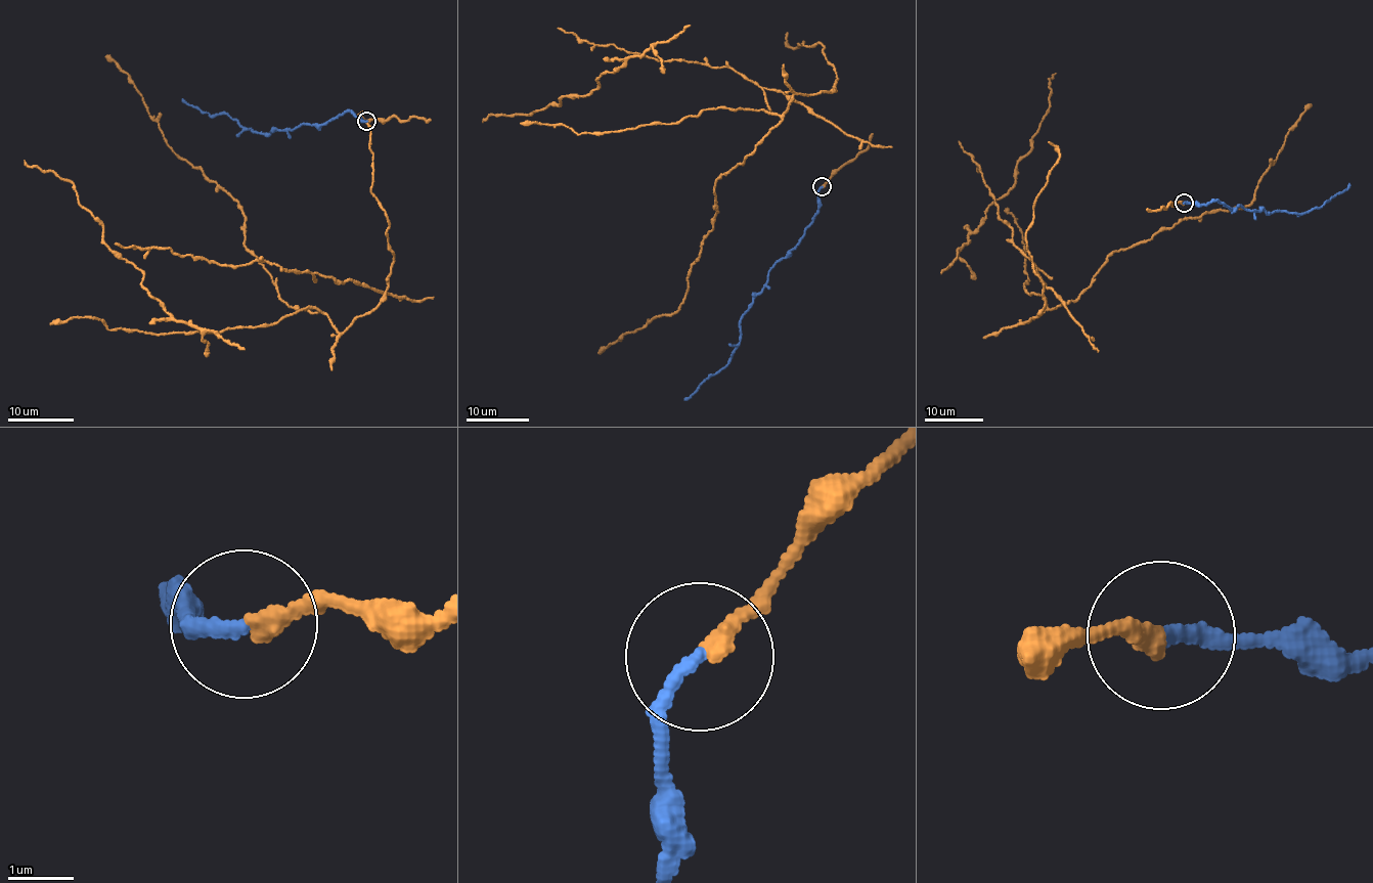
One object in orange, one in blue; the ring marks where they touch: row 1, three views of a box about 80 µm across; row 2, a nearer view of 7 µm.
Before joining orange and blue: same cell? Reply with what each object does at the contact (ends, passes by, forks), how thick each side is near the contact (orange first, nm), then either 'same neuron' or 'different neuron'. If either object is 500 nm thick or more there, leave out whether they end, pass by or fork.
orange ends; blue ends; calibres 280 and 200 nm; same neuron

